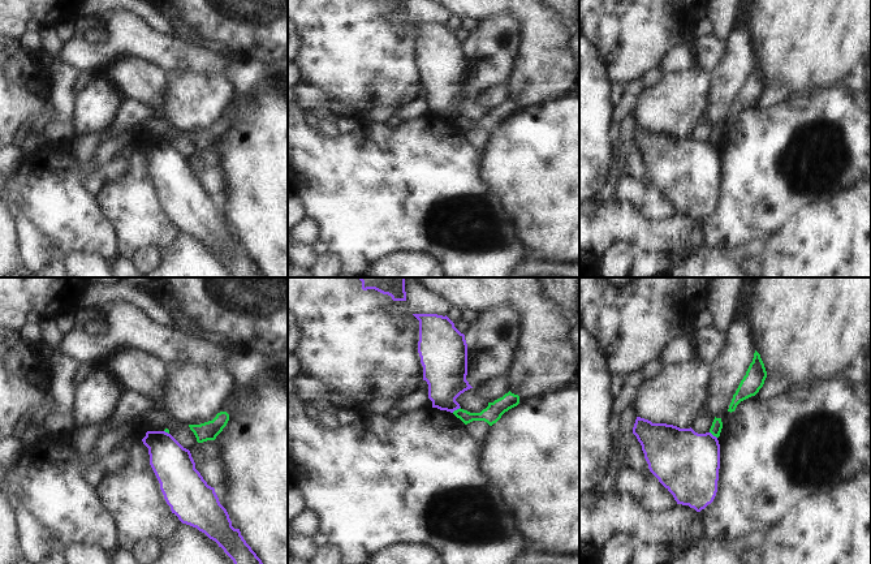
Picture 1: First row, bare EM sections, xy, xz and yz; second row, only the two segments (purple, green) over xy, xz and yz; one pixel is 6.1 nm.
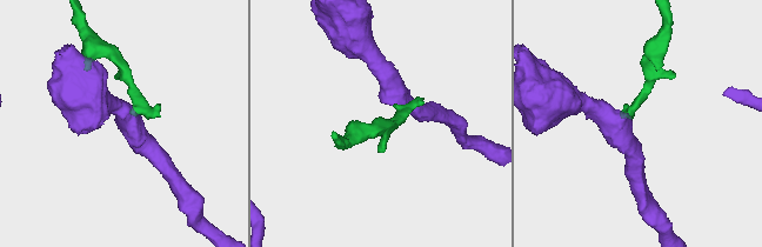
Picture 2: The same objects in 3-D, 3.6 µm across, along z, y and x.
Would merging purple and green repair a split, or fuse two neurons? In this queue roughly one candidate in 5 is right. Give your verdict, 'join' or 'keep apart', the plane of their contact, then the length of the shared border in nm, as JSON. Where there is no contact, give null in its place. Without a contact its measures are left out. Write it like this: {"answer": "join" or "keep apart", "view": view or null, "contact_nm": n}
{"answer": "keep apart", "view": "xz", "contact_nm": 70}

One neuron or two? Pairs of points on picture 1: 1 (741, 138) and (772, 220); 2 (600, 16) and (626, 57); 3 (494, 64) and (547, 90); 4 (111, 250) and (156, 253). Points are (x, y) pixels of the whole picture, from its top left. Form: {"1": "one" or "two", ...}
{"1": "one", "2": "one", "3": "two", "4": "two"}

